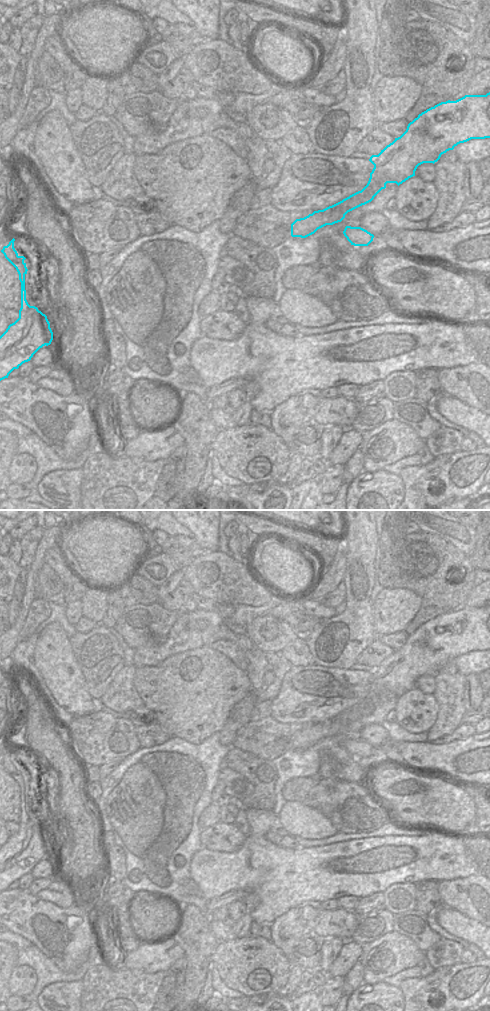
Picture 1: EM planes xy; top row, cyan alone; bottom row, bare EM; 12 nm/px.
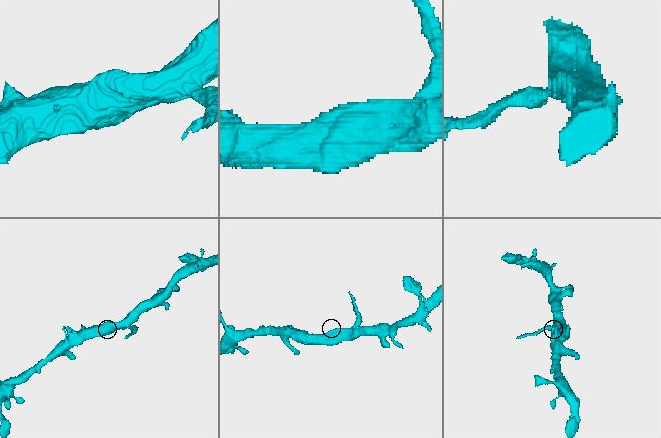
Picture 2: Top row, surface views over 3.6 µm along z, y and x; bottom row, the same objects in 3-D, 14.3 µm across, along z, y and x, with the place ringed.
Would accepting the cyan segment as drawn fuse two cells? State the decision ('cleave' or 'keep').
keep

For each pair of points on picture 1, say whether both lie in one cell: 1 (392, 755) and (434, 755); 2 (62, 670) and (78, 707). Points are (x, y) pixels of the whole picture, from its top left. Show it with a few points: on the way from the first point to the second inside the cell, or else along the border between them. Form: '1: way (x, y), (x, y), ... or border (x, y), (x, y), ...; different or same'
1: border (379, 747), (395, 746), (403, 759), (403, 765); different
2: way (64, 679), (74, 698); same

